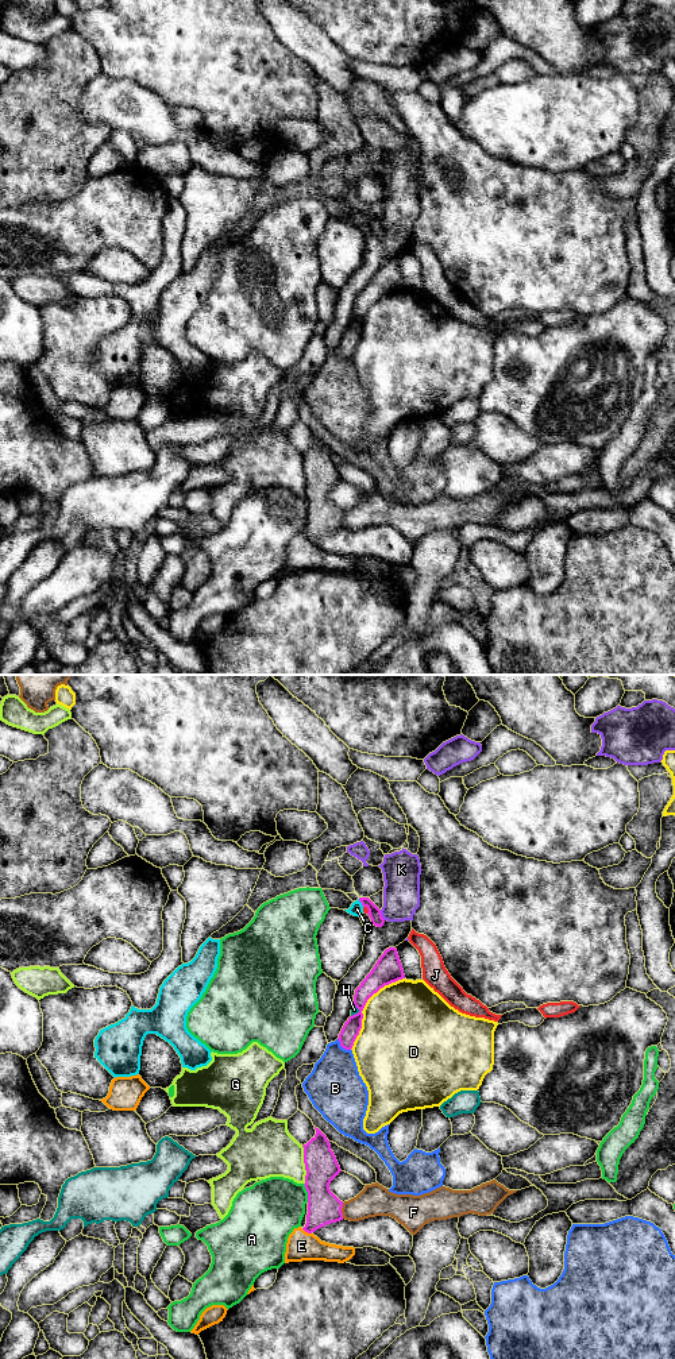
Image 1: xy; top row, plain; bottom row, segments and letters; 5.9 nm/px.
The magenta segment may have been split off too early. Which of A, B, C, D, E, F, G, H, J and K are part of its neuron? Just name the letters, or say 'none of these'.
none of these

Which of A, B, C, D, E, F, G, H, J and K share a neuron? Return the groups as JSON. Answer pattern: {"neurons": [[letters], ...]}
{"neurons": [["A"], ["B"], ["C", "J"], ["D"], ["E"], ["F"], ["G"], ["H"], ["K"]]}

